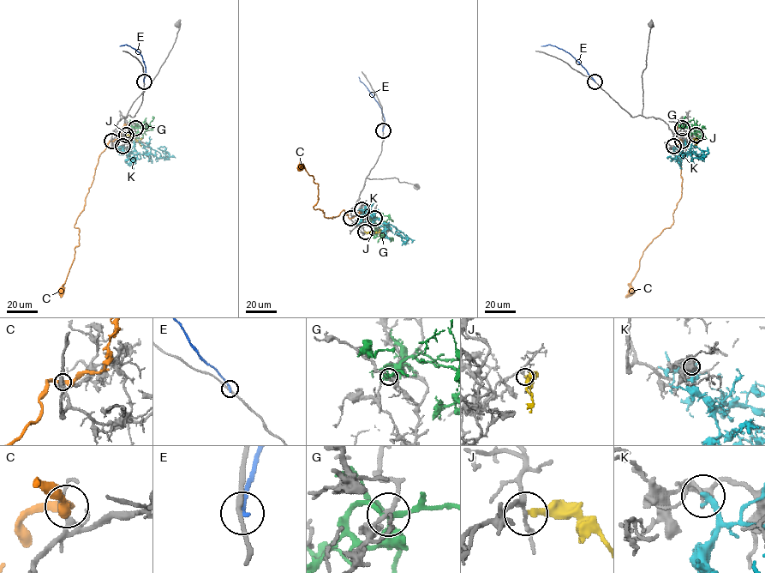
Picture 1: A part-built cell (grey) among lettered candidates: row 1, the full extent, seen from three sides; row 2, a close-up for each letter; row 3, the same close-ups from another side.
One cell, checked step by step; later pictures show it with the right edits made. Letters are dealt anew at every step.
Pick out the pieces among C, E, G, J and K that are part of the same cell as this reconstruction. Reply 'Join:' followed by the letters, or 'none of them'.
Join: none of them

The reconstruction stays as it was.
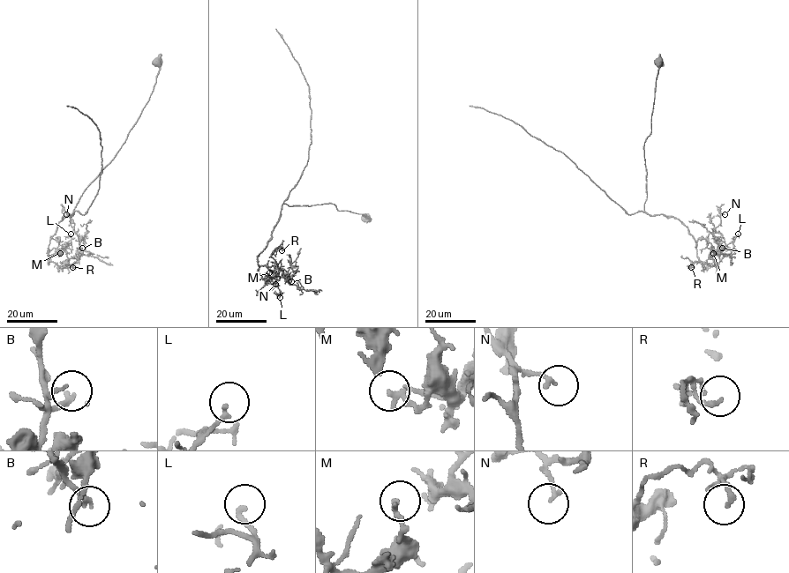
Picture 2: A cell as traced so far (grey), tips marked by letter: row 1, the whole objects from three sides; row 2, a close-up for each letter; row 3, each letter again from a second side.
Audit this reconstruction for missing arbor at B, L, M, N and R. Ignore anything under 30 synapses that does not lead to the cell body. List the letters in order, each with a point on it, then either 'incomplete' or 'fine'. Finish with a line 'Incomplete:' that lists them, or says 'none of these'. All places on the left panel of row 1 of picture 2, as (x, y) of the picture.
B: at (82, 248); incomplete
L: at (71, 234); fine
M: at (60, 253); fine
N: at (66, 214); fine
R: at (72, 267); fine
Incomplete: B

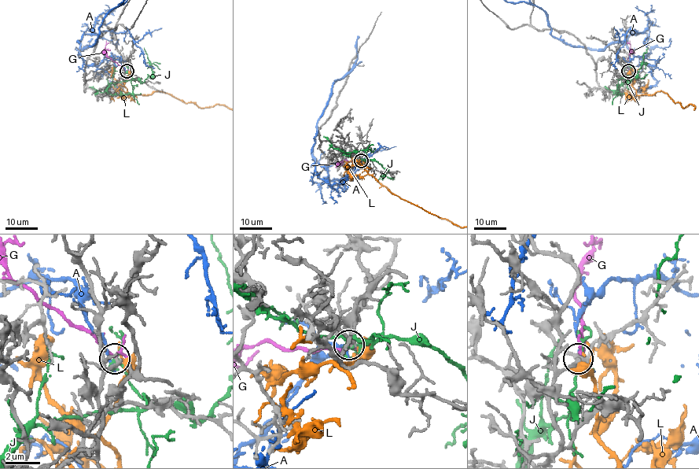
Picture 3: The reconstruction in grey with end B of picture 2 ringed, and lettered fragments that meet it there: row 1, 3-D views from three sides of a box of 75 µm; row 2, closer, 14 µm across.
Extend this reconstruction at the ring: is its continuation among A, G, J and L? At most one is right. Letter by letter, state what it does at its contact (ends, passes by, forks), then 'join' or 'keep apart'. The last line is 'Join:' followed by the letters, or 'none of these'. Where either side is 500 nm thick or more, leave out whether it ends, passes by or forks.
A: it ends; keep apart
G: it passes by; join
J: it forks; keep apart
L: it passes by; keep apart
Join: G

